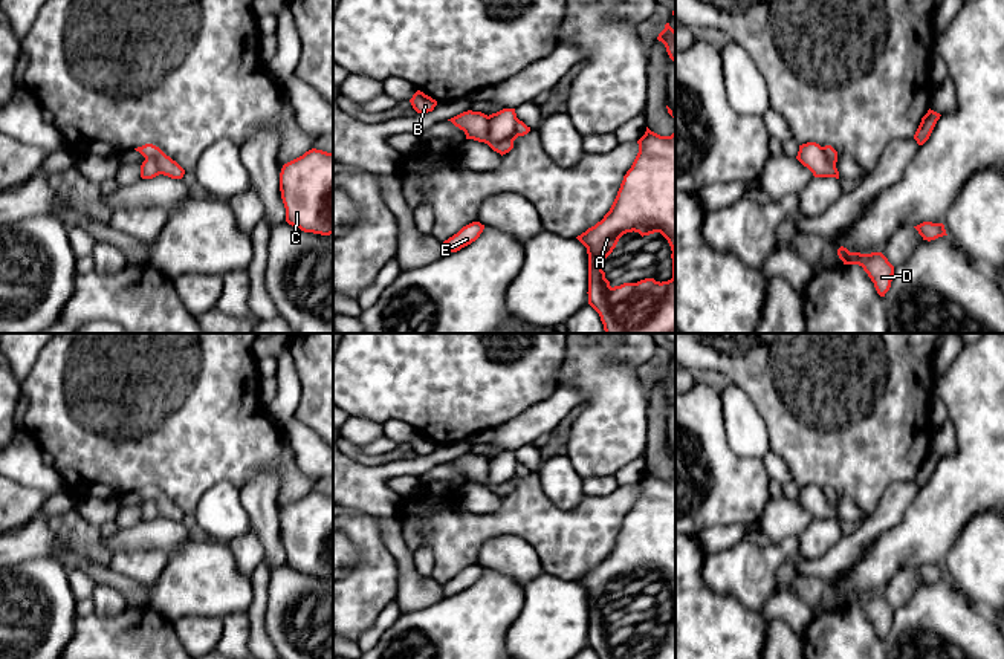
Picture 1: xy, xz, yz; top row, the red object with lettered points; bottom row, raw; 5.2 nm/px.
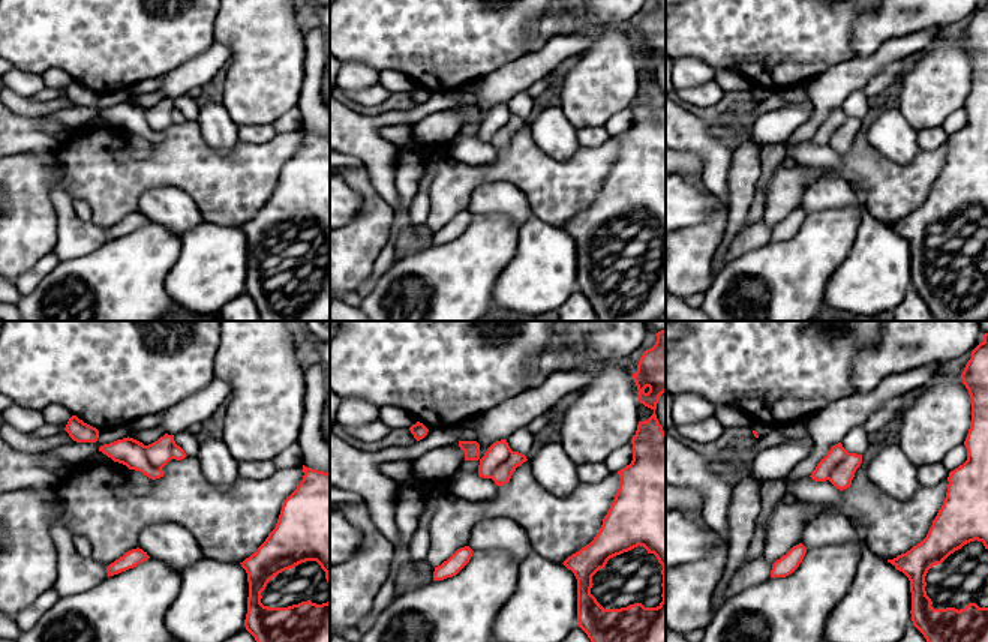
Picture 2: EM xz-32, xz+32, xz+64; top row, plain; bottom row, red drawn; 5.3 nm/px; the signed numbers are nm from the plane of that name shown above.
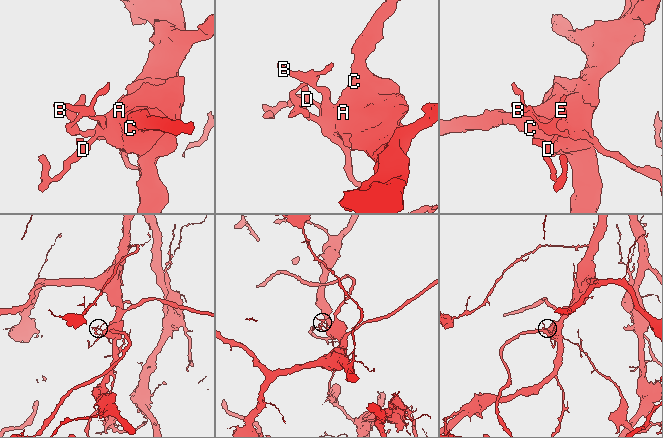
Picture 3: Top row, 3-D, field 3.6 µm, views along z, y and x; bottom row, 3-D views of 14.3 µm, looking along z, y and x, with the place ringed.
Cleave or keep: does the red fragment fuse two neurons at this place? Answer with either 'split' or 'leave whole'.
split

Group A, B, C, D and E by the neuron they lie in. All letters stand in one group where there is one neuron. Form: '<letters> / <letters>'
A B C D / E

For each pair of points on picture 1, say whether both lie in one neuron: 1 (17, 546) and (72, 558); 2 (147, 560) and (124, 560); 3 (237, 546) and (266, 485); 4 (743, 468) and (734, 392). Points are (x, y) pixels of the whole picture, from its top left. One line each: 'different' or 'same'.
1: same
2: same
3: different
4: different

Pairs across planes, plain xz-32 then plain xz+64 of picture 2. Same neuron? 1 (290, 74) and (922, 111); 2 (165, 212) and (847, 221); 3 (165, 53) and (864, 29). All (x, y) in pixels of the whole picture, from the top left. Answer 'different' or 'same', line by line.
1: same
2: different
3: different

